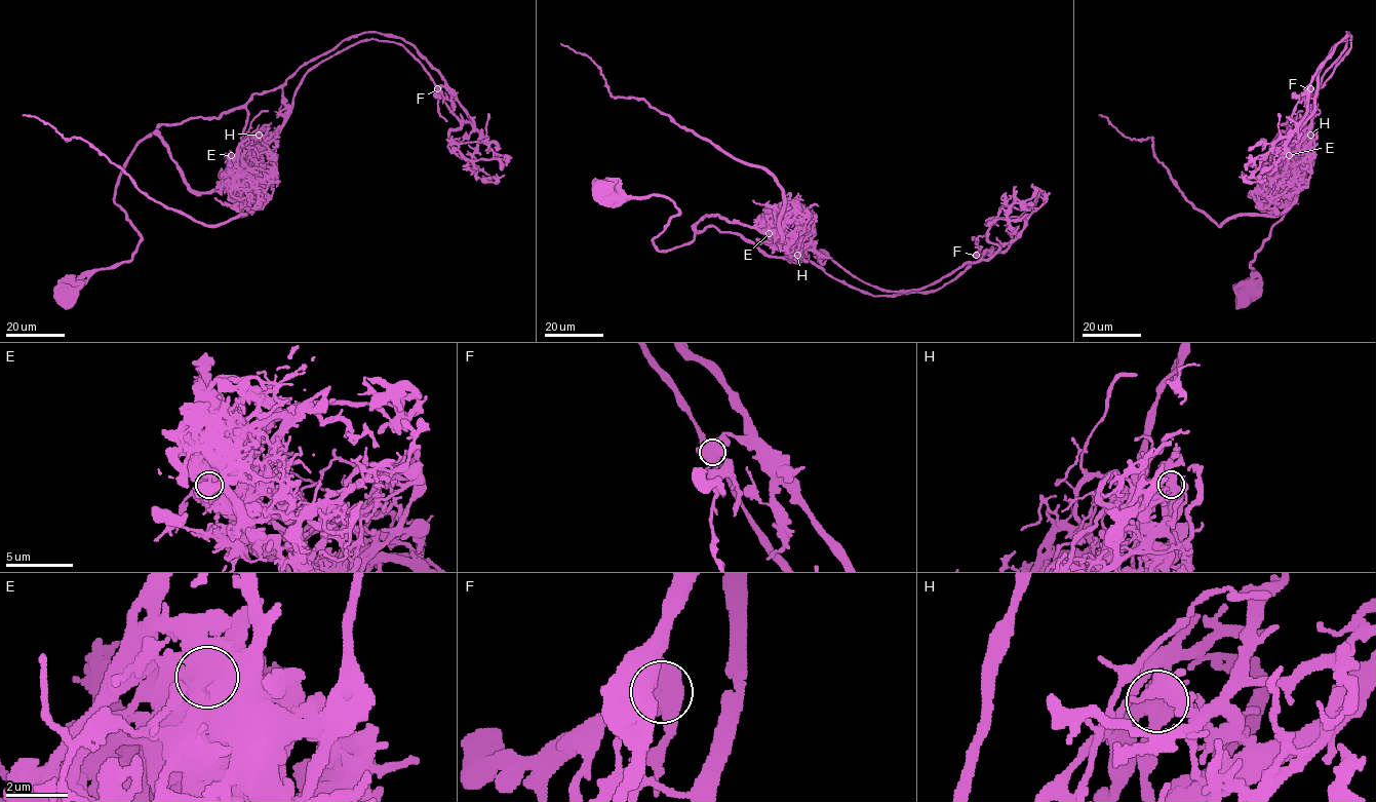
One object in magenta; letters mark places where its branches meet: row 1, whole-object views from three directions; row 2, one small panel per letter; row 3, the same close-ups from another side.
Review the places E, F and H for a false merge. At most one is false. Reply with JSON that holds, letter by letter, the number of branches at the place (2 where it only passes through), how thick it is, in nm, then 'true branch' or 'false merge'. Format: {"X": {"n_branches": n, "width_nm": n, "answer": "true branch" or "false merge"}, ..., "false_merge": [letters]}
{"E": {"n_branches": 4, "width_nm": 750, "answer": "true branch"}, "F": {"n_branches": 4, "width_nm": 750, "answer": "true branch"}, "H": {"n_branches": 4, "width_nm": 550, "answer": "false merge"}, "false_merge": ["H"]}

